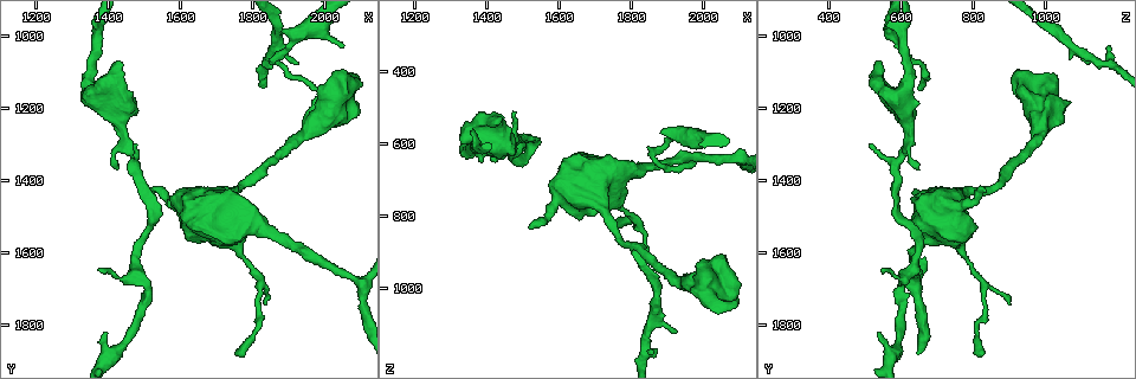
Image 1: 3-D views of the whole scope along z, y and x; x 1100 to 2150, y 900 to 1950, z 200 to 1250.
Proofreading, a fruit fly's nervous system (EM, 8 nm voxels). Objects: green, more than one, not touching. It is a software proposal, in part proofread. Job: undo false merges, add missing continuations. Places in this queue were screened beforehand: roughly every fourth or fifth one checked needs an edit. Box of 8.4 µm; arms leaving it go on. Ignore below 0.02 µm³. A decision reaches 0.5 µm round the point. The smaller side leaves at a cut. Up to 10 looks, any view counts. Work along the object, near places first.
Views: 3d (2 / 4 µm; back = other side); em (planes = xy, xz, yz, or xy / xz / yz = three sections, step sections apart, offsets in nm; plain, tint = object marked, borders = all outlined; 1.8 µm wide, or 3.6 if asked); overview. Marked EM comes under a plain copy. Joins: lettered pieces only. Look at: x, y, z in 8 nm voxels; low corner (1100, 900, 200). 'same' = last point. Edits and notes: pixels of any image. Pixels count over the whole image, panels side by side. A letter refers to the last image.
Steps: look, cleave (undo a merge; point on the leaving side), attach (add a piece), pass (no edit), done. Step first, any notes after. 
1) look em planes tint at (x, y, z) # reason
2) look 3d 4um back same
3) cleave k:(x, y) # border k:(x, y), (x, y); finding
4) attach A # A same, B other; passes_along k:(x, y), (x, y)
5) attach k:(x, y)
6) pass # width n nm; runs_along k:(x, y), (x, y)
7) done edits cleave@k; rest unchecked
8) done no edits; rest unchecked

look em xy step 16 borders at (1750, 1875, 815) # free end

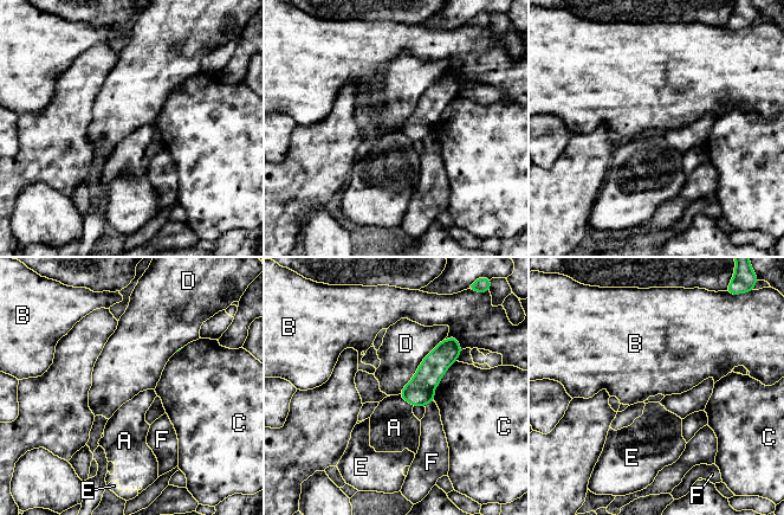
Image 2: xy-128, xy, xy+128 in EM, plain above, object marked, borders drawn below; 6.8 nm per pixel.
pass # A other, B other, C other, D other, E other, F other; border 2:(444, 339), (399, 393); no lettered piece goes on from it

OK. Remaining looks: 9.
look 3d 4um at (1385, 1830, 540)

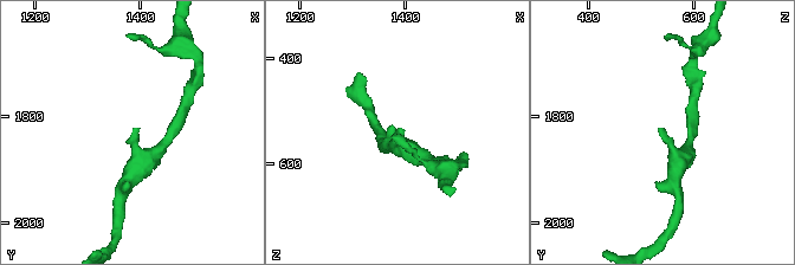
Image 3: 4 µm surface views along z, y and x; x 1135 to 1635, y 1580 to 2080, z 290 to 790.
look em planes borders at (1385, 1825, 530)

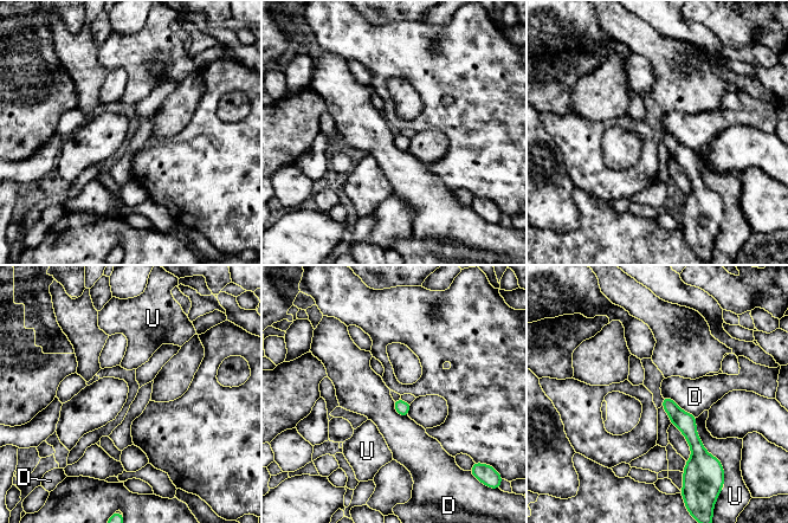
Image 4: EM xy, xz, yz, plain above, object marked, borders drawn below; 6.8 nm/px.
pass # width 90 nm; longest_contact U 300 nm; D other, U other; no lettered piece goes on from it

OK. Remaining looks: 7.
look em xy step 8 tint at (1435, 1075, 550) # free end

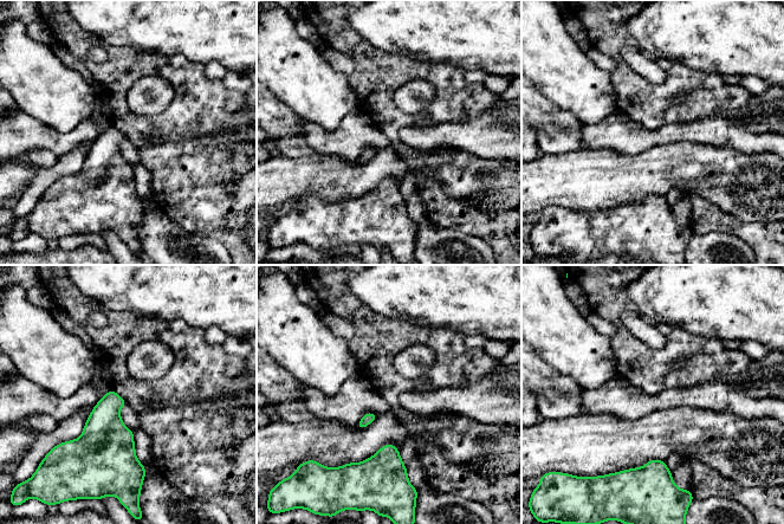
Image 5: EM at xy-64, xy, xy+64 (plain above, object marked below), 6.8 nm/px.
look em planes borders same # another direction

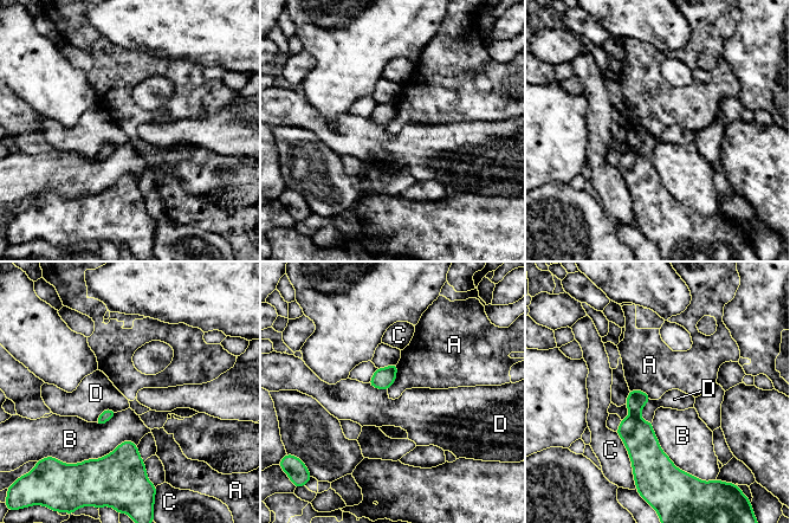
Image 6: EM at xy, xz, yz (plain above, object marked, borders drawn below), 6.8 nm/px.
pass # longest_contact B 400 nm; A other, B other, C other, D other; no lettered piece goes on from it

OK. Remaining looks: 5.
look em planes borders at (1925, 1075, 1115) # an open end

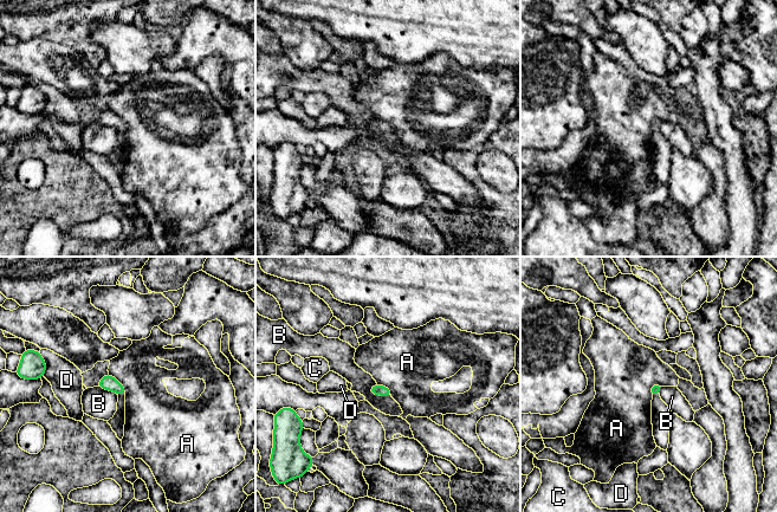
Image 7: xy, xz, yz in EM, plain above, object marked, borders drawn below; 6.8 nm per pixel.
pass # A other, B other, C other, D other; border 7:(109, 373), (125, 391); none of them fits

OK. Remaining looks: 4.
done no edits; rest unchecked

